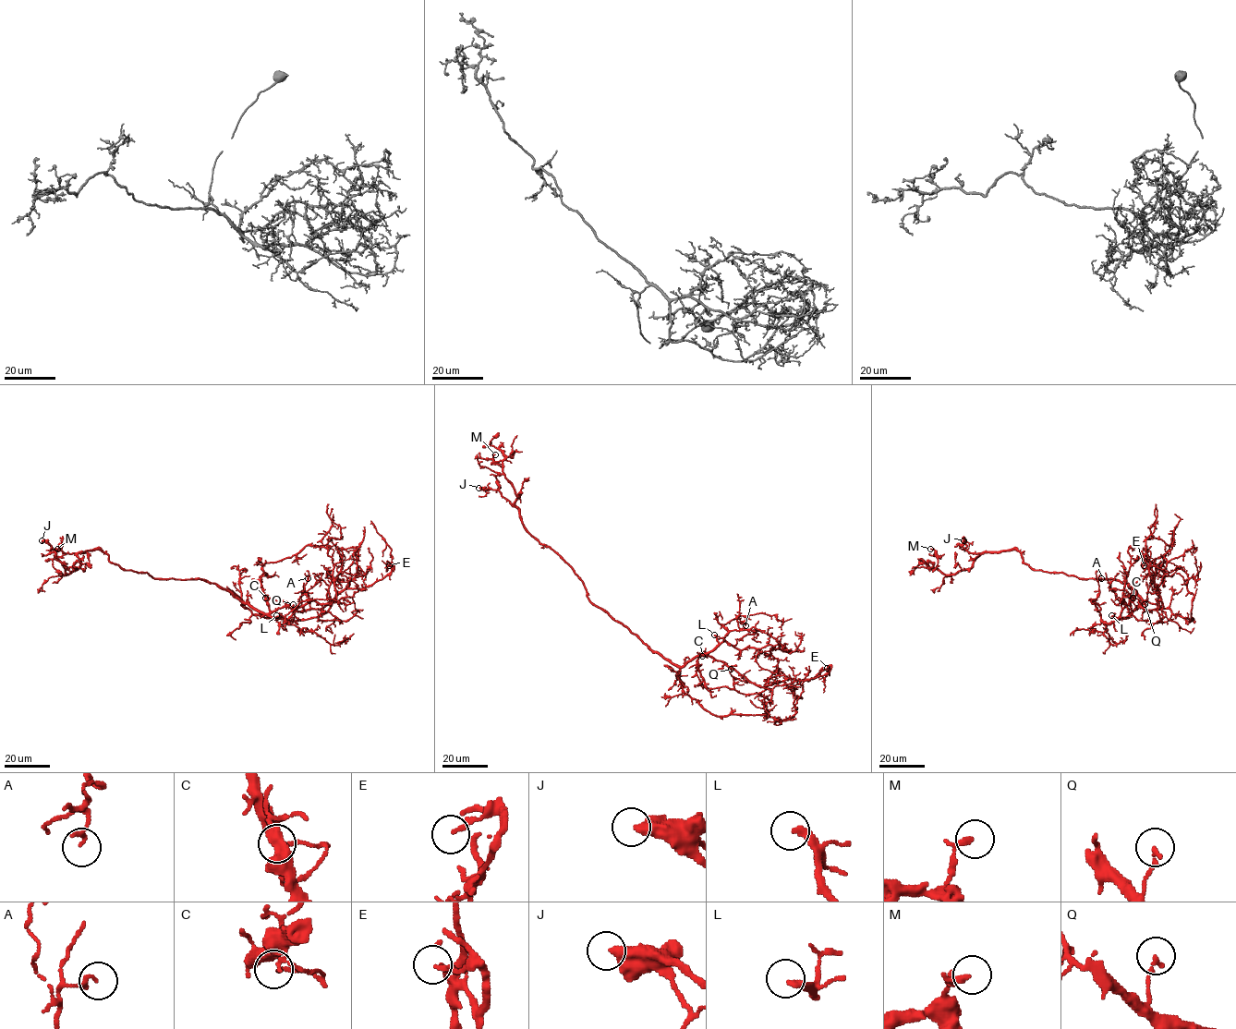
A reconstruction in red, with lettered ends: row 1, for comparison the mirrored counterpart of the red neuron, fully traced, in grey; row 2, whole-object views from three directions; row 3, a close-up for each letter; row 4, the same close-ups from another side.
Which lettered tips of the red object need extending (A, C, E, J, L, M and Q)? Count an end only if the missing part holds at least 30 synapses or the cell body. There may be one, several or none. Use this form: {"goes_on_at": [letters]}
{"goes_on_at": ["J", "L"]}

